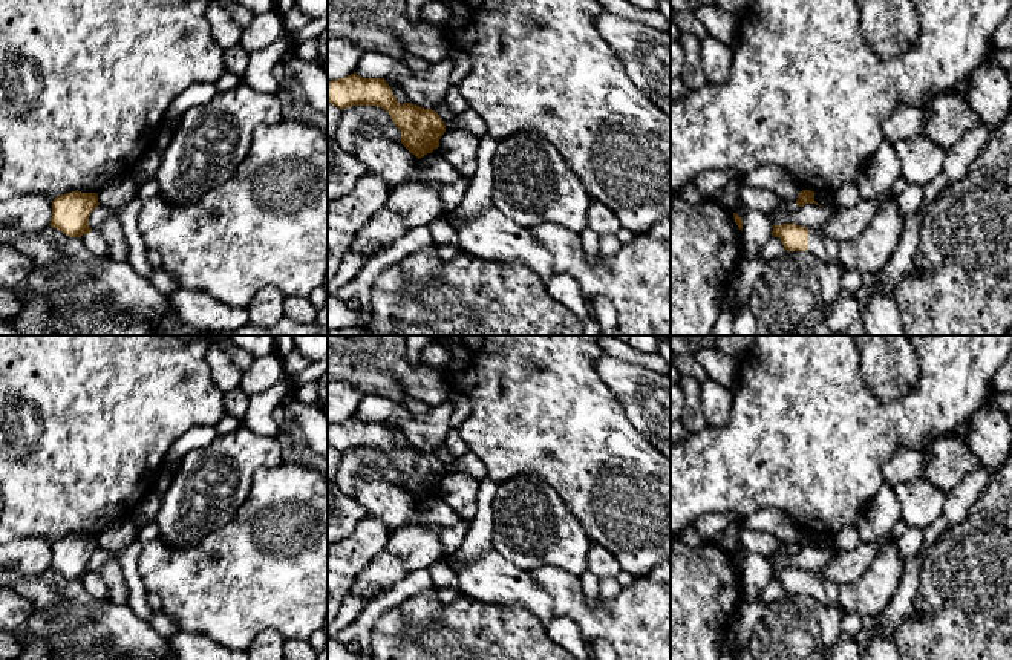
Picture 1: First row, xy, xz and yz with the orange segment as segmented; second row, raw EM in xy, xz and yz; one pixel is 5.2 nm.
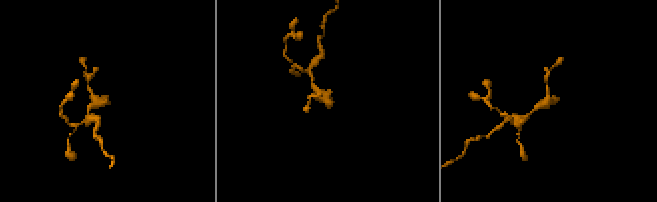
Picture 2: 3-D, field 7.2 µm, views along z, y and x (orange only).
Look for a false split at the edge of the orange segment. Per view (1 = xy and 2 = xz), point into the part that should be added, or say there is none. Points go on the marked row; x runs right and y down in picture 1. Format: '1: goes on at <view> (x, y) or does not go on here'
1: goes on at xy (94, 241)
2: does not go on here

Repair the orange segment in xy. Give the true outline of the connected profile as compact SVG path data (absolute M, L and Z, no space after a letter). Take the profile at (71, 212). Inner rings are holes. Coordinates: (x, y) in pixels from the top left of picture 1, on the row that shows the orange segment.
M72 191L52 201L51 227L66 236L80 237L84 247L95 256L109 257L109 247L100 228L89 227L90 213L100 205L96 193Z

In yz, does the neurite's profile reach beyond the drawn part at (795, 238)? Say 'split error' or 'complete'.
split error

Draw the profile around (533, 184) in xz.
M519 132L499 141L491 161L493 205L531 228L545 222L582 233L593 198L557 149L539 133Z

